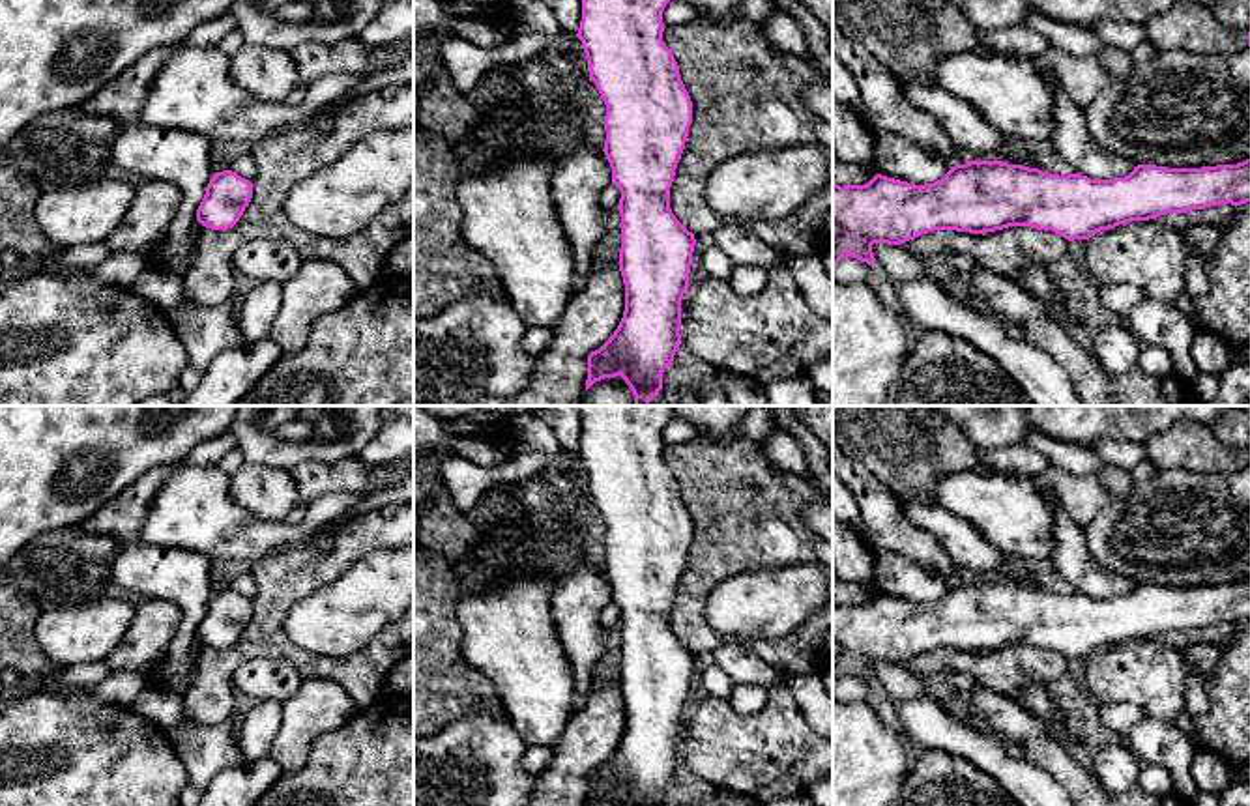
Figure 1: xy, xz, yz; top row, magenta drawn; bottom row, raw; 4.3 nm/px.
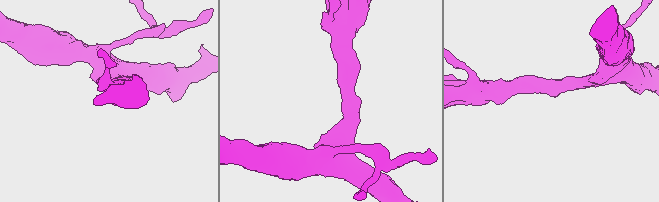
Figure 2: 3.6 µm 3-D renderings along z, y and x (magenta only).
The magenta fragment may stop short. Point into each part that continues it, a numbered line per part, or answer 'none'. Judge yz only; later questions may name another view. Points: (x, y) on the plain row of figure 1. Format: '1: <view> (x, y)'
none

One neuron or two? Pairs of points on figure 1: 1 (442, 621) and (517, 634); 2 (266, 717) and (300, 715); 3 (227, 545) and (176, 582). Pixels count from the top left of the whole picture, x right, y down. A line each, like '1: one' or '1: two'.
1: two
2: two
3: two

